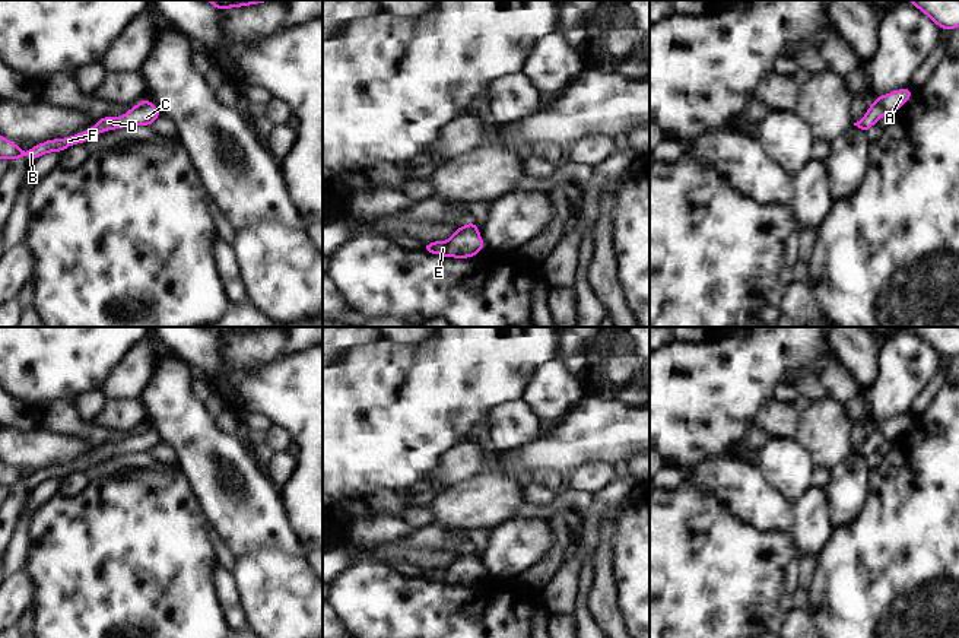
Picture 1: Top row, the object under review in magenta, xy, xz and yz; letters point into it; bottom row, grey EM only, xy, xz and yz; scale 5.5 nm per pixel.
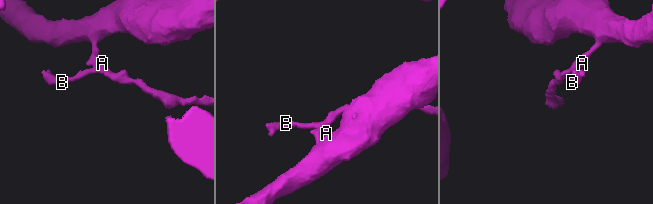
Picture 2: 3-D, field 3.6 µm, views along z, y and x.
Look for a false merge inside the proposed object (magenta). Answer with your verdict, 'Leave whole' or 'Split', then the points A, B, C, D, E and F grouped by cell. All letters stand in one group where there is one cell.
Split. Groups: A E / B C D F

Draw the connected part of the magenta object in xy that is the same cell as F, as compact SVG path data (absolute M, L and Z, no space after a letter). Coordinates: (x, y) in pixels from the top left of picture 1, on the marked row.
M146 101L143 105L130 107L128 111L121 117L102 115L92 127L86 131L77 131L76 134L63 139L48 139L45 142L36 143L29 147L26 159L29 164L36 161L45 153L63 153L67 147L73 145L85 145L96 134L105 133L108 130L120 130L124 127L150 127L158 118L163 117L155 102Z

